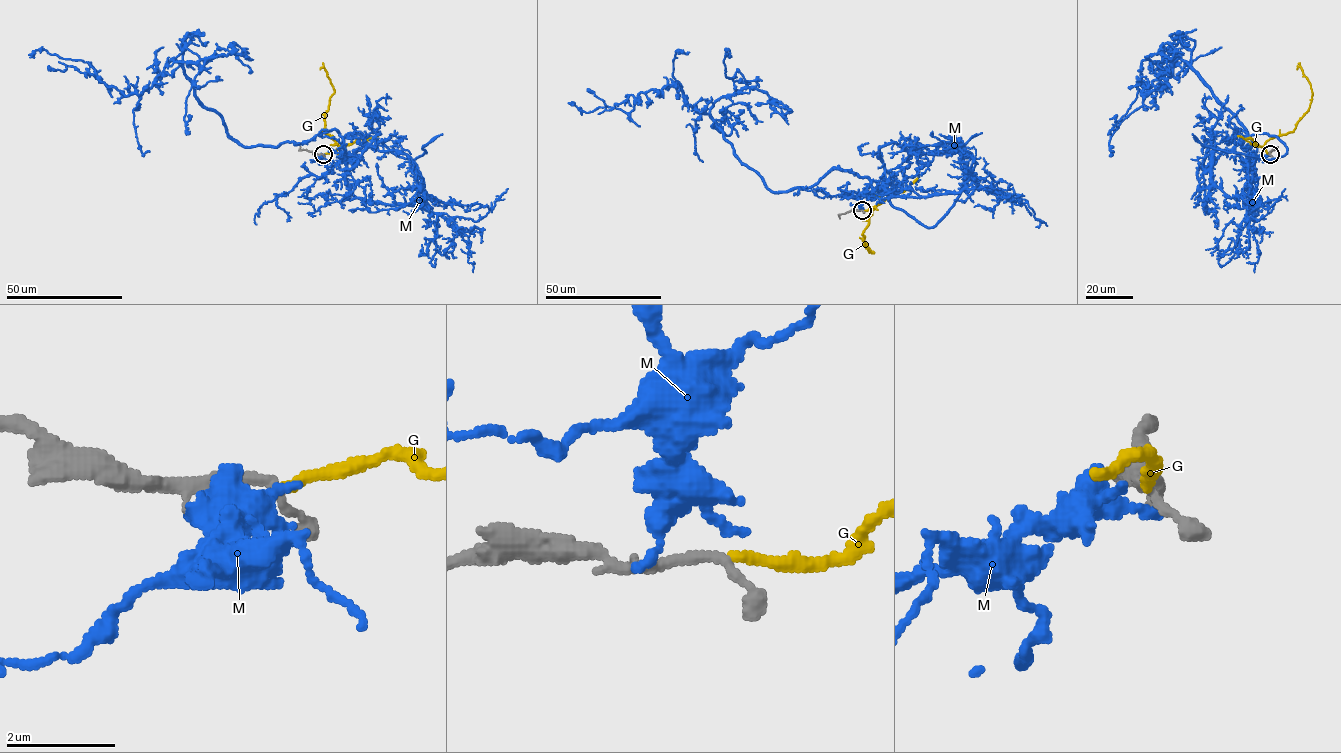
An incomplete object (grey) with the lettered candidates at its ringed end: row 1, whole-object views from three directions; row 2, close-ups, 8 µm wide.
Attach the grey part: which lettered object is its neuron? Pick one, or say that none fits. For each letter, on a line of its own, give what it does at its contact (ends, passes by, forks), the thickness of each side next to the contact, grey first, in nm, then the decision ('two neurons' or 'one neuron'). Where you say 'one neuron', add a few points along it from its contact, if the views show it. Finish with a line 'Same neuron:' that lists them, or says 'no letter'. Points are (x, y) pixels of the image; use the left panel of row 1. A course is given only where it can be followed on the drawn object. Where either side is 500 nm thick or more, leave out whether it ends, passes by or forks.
G: it ends there; 160 nm thick on the grey side, 180 nm on the other; one neuron; it runs (323, 154), (334, 152), (339, 146), (323, 131), (324, 114), (334, 93), (325, 68), (320, 69)
M: it ends there; 200 nm thick on the grey side, 170 nm on the other; two neurons
Same neuron: G

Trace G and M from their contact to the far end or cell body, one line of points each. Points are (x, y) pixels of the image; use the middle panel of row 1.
G: (863, 210), (878, 204), (862, 234), (864, 245), (873, 253), (859, 237)
M: (859, 210), (884, 176), (878, 187), (834, 168), (771, 192), (676, 81), (630, 112), (569, 103)

